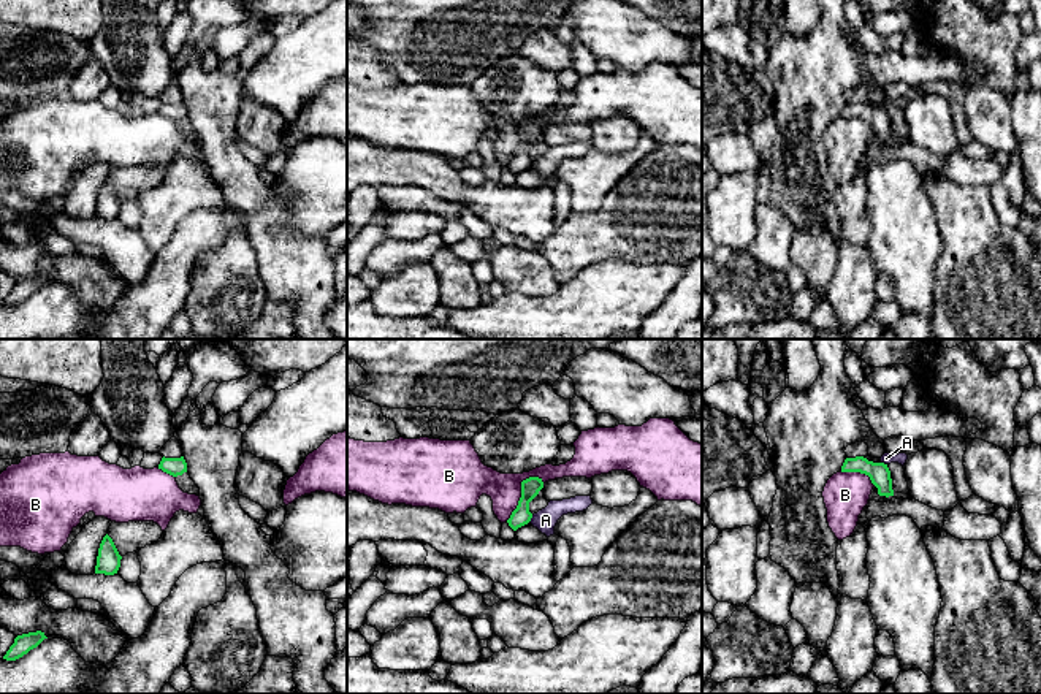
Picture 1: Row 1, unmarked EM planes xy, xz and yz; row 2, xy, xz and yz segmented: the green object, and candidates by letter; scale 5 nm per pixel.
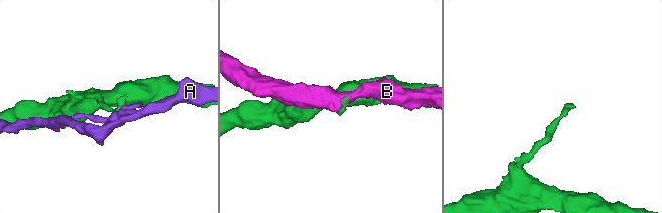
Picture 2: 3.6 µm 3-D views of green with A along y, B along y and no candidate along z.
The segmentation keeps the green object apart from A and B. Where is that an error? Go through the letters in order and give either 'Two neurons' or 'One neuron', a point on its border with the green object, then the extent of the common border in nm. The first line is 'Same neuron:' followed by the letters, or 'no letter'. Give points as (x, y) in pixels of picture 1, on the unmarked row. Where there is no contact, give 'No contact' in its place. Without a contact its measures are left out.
Same neuron: no letter
A: Two neurons. Touches green at xz (531, 162). Shared border 50 nm
B: Two neurons. Touches green at xz (522, 137). Shared border 280 nm

